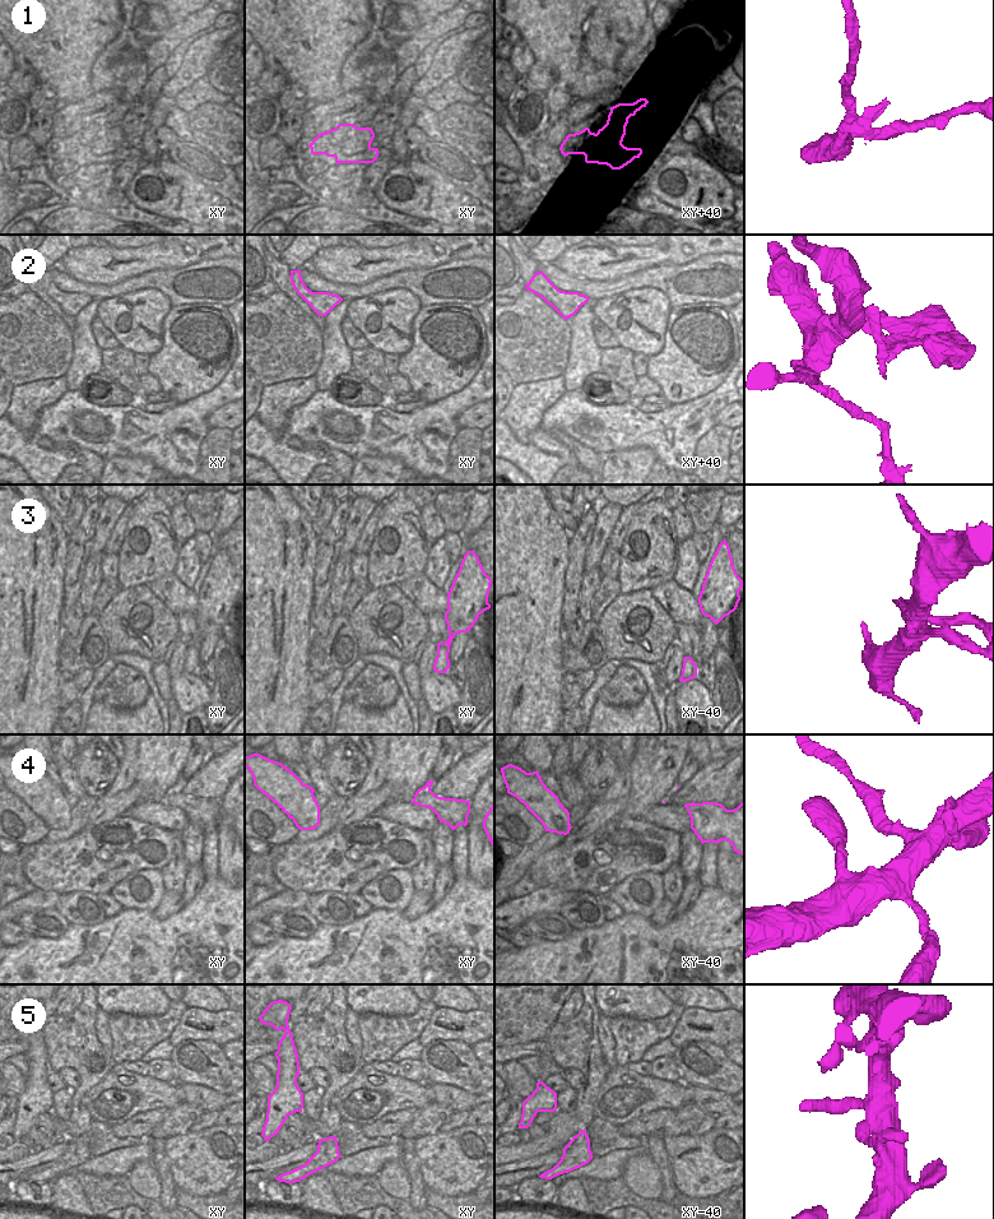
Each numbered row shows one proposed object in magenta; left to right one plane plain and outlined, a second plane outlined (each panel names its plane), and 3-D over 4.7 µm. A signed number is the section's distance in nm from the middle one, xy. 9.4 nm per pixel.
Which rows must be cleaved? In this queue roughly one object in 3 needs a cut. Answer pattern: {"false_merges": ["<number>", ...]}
{"false_merges": ["1", "4"]}

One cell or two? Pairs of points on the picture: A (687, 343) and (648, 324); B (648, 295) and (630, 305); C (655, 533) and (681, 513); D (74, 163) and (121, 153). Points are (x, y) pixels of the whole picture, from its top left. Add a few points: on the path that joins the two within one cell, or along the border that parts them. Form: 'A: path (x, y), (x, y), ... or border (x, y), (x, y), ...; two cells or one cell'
A: border (672, 307), (668, 315), (664, 346), (649, 357); two cells
B: path (648, 300), (642, 305), (635, 305); one cell
C: border (672, 510), (673, 528), (678, 541); two cells
D: border (84, 157), (86, 163), (83, 166); two cells

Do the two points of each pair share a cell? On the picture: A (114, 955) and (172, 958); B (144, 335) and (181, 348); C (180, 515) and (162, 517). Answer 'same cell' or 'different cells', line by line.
A: same cell
B: different cells
C: different cells

